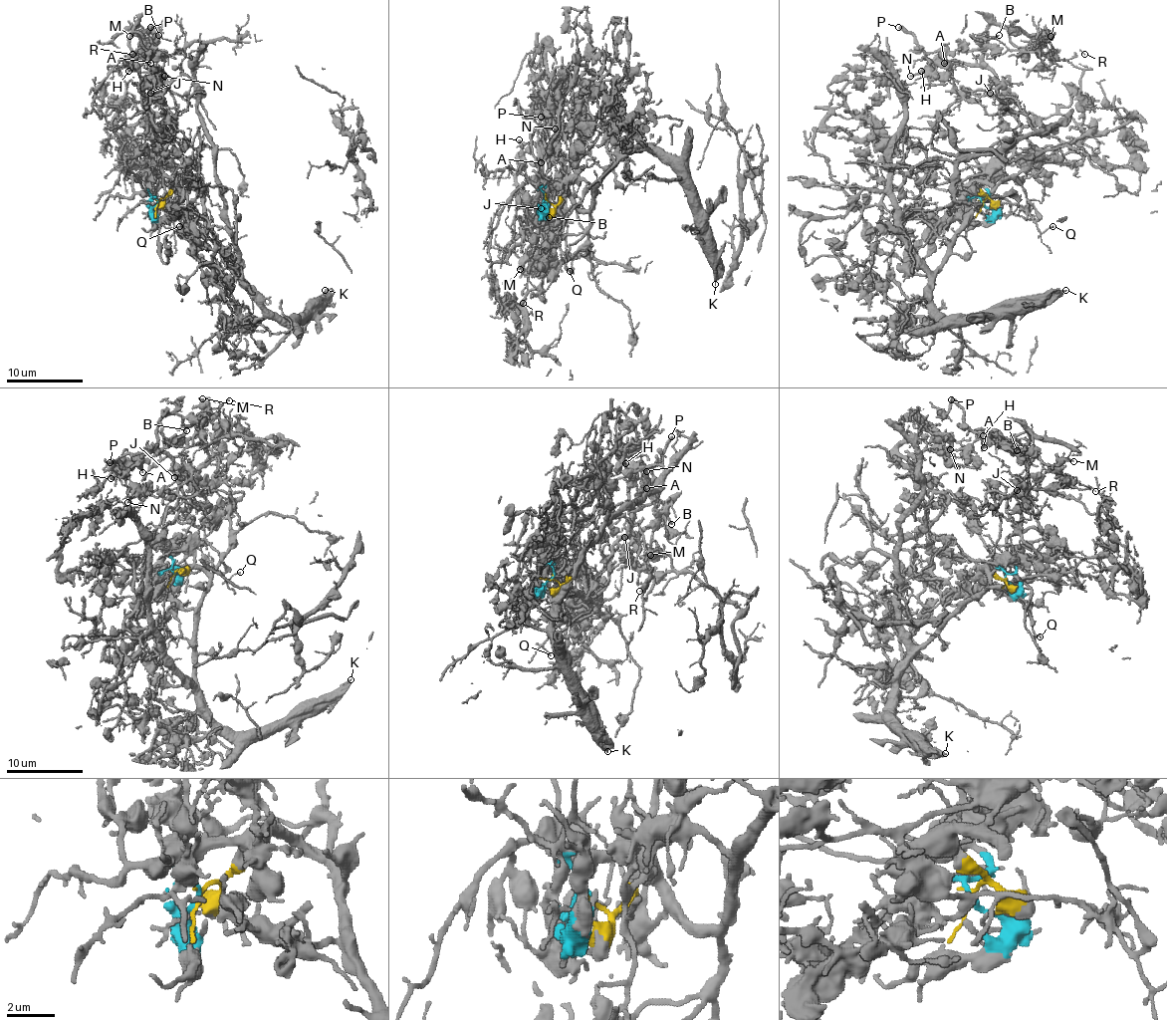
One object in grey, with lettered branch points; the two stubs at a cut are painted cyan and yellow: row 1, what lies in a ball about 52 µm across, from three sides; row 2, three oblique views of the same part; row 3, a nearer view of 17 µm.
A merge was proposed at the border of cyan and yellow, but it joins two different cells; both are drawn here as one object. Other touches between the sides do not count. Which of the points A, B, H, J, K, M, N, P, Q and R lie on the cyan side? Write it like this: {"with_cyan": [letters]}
{"with_cyan": ["A", "B", "H", "J", "M", "N", "P", "R"]}

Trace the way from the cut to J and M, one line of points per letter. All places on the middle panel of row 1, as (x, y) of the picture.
J: (546, 202), (538, 206), (540, 194), (523, 213), (523, 233), (536, 238), (532, 219), (542, 221), (540, 208)
M: (546, 202), (538, 206), (540, 194), (523, 213), (523, 233), (536, 238), (523, 202), (534, 225), (521, 269)

